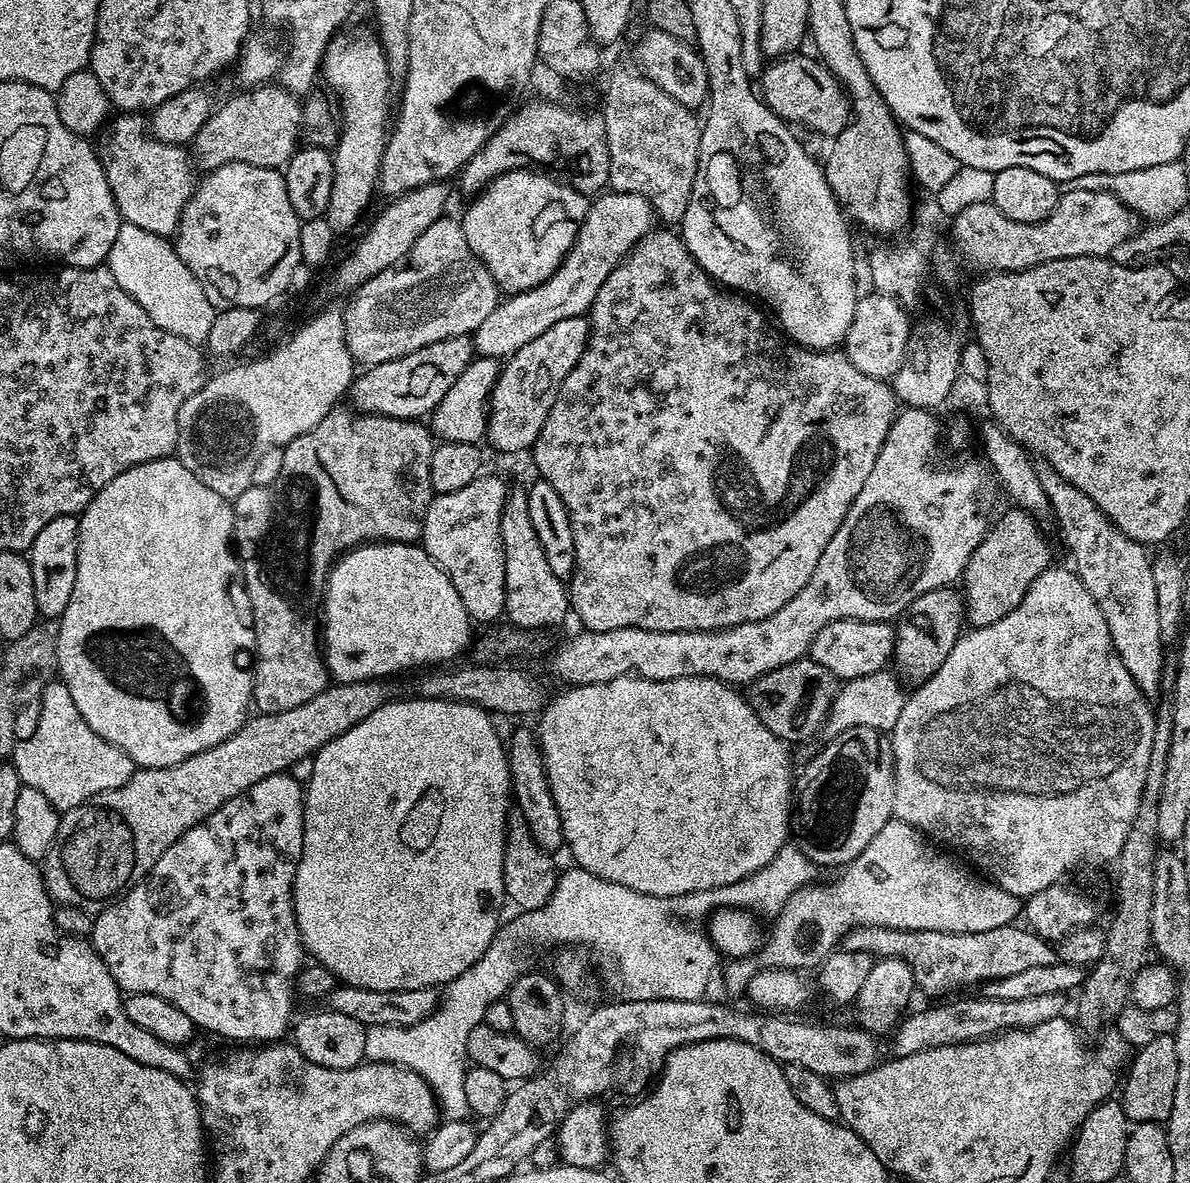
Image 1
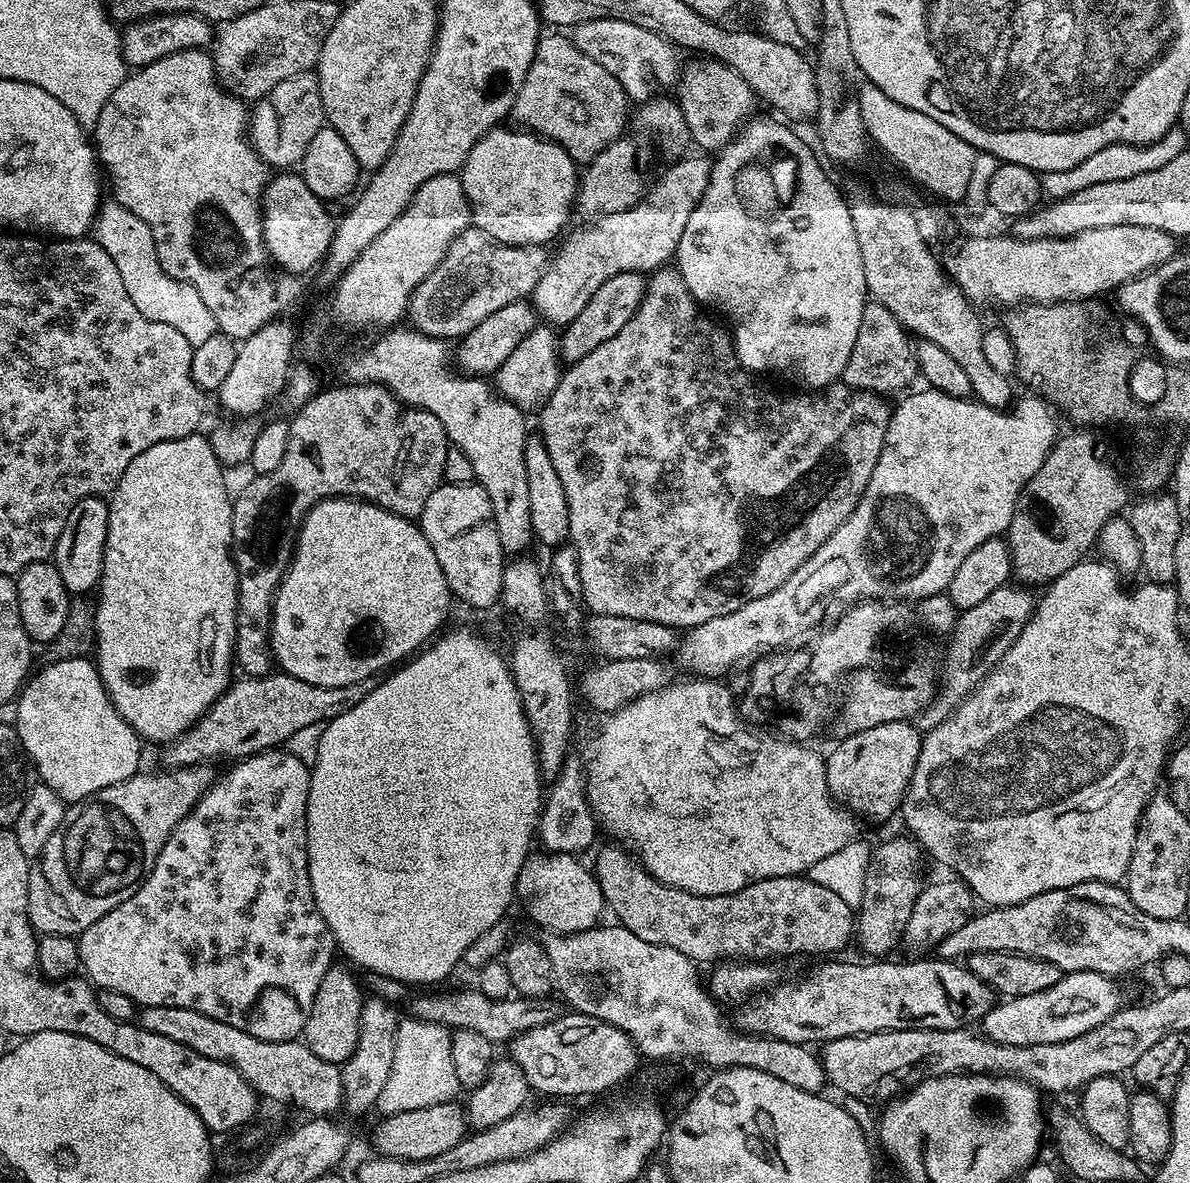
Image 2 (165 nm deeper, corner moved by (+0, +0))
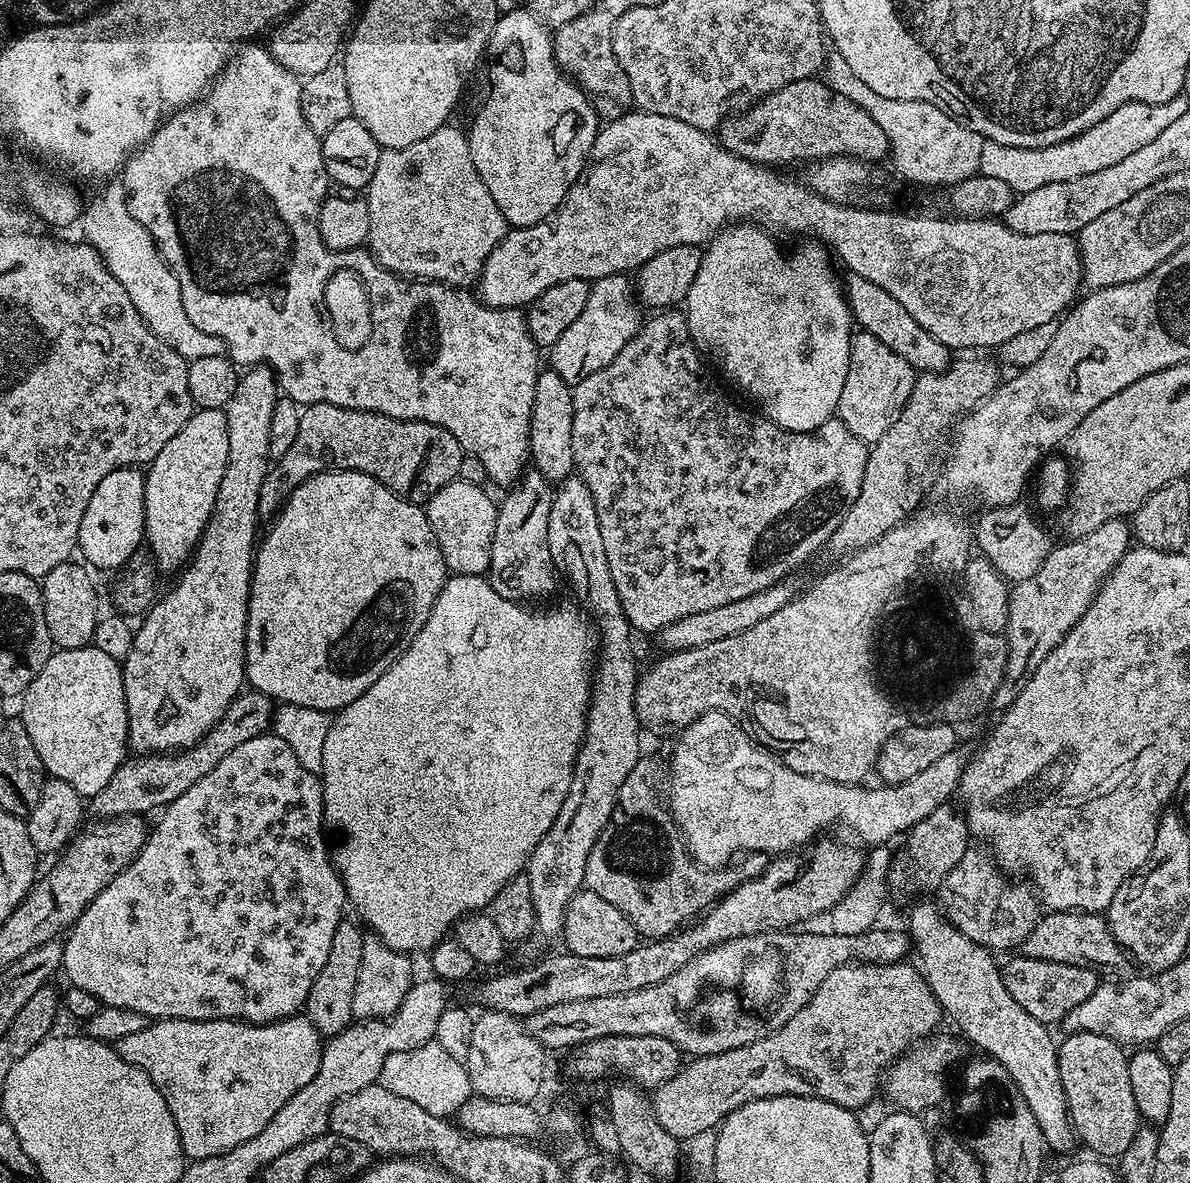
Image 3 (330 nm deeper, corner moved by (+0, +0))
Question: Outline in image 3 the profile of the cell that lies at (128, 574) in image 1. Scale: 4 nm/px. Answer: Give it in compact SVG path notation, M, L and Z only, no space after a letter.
M202 408L193 411L191 418L158 450L144 472L144 539L147 551L152 553L161 573L183 569L186 561L196 550L200 535L214 510L214 498L218 498L218 486L226 470L230 438L226 434L226 414L223 408Z

